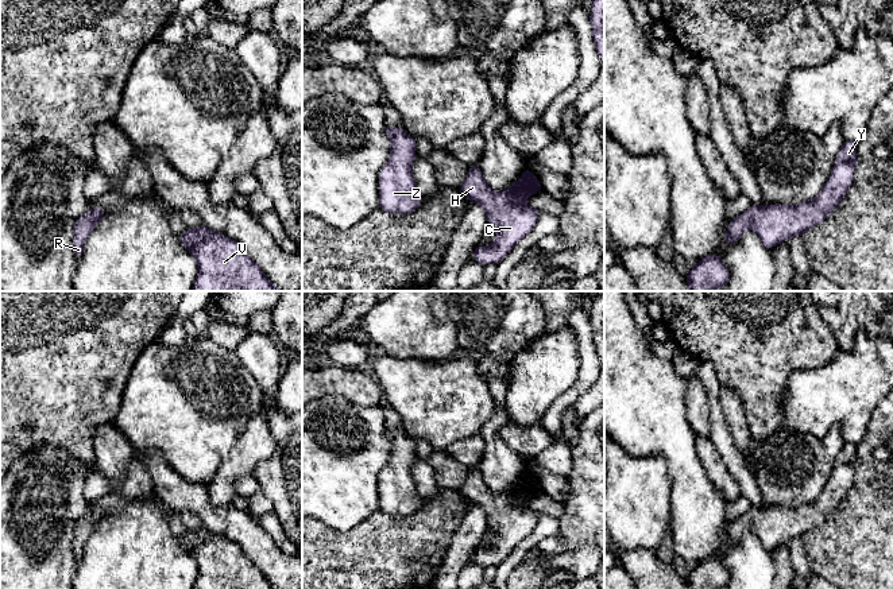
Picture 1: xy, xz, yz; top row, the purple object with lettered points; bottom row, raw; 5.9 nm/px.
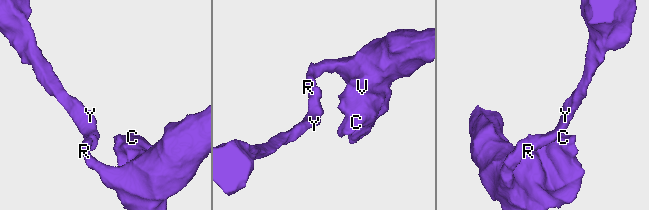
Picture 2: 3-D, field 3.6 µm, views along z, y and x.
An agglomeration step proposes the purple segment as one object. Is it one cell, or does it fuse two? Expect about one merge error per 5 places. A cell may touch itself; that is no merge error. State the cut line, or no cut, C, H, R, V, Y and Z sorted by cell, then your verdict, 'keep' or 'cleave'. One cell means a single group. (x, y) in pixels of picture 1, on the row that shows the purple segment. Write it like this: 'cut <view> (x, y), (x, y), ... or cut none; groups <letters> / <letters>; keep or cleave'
cut none; groups C H R V Y Z; keep

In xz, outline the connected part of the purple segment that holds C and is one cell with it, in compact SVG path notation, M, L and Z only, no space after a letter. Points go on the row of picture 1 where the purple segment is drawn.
M478 164L469 166L460 190L469 202L476 202L486 210L488 226L498 232L488 247L478 245L473 249L473 260L483 266L496 264L503 259L517 241L531 232L538 218L540 212L523 204L529 195L542 190L527 166L521 179L500 193L490 189Z

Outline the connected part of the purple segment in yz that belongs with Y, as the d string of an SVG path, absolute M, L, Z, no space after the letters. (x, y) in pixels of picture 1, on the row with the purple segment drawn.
M844 139L828 181L815 199L804 201L796 206L751 204L746 213L730 221L724 243L735 244L743 229L749 226L759 236L764 247L772 249L778 243L788 241L790 237L800 236L812 226L822 224L840 204L853 185L857 148L857 142Z

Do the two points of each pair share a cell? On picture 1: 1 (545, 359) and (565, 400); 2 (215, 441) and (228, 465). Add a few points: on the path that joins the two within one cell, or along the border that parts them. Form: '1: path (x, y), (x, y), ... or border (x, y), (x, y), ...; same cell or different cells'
1: border (579, 365), (576, 380), (552, 403), (542, 418); different cells
2: border (243, 431), (207, 484); different cells

